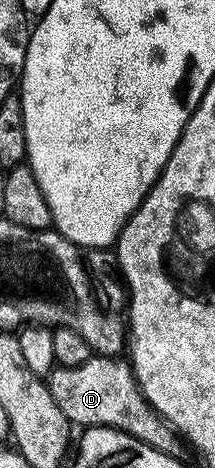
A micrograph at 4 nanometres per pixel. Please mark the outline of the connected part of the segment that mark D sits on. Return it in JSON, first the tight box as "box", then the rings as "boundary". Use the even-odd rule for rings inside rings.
{"box":[47,357,162,444],"boundary":[[[93,357],[81,367],[57,366],[47,376],[48,389],[58,409],[76,429],[89,427],[112,427],[140,439],[143,443],[155,444],[160,435],[162,420],[144,400],[140,388],[136,386],[136,375],[127,362],[116,357]]]}

